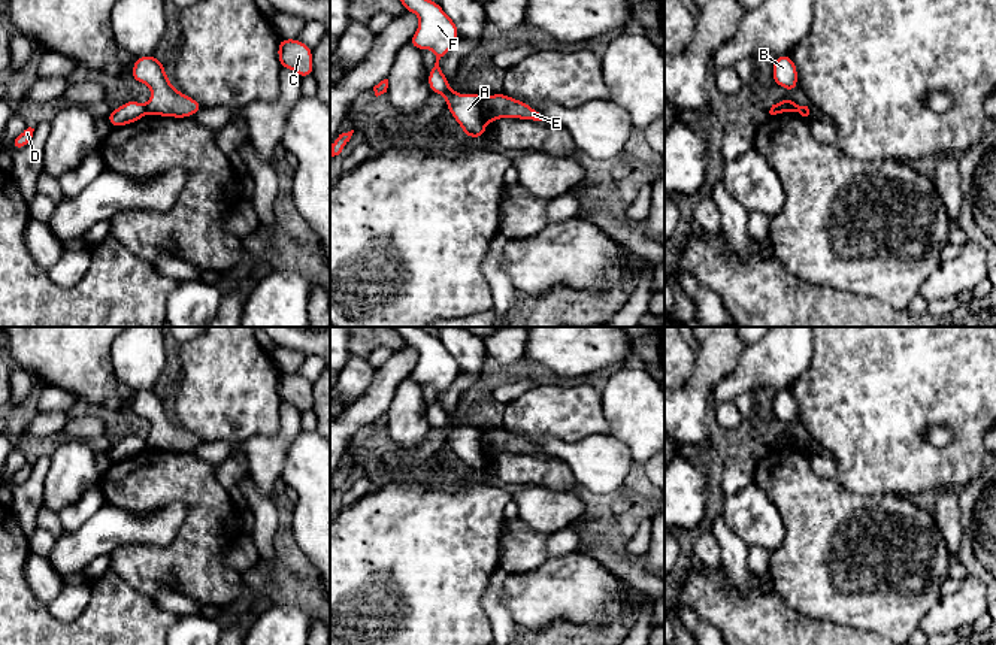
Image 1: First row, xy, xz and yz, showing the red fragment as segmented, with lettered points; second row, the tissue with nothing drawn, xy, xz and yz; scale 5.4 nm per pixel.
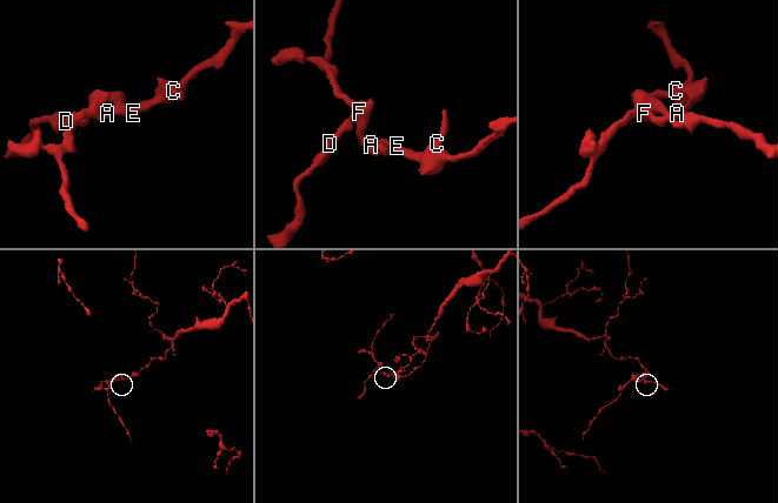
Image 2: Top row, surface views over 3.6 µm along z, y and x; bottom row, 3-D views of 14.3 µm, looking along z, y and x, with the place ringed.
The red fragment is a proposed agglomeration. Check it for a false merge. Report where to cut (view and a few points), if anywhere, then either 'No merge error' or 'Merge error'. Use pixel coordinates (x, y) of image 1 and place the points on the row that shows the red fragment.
Split along xz (481, 97), (481, 115), (484, 120). Merge error

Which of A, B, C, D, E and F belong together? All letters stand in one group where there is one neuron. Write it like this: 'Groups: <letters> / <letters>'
Groups: A D F / B C E

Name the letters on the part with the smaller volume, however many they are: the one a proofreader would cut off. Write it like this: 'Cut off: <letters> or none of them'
Cut off: A, D, F

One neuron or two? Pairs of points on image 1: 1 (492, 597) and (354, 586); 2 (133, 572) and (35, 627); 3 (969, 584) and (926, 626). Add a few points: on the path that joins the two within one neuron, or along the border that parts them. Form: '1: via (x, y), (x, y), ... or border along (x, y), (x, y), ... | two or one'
1: border along (498, 568), (483, 596), (483, 609), (492, 629) | two
2: border along (109, 569), (151, 597) | two
3: via (963, 596), (938, 620) | one

